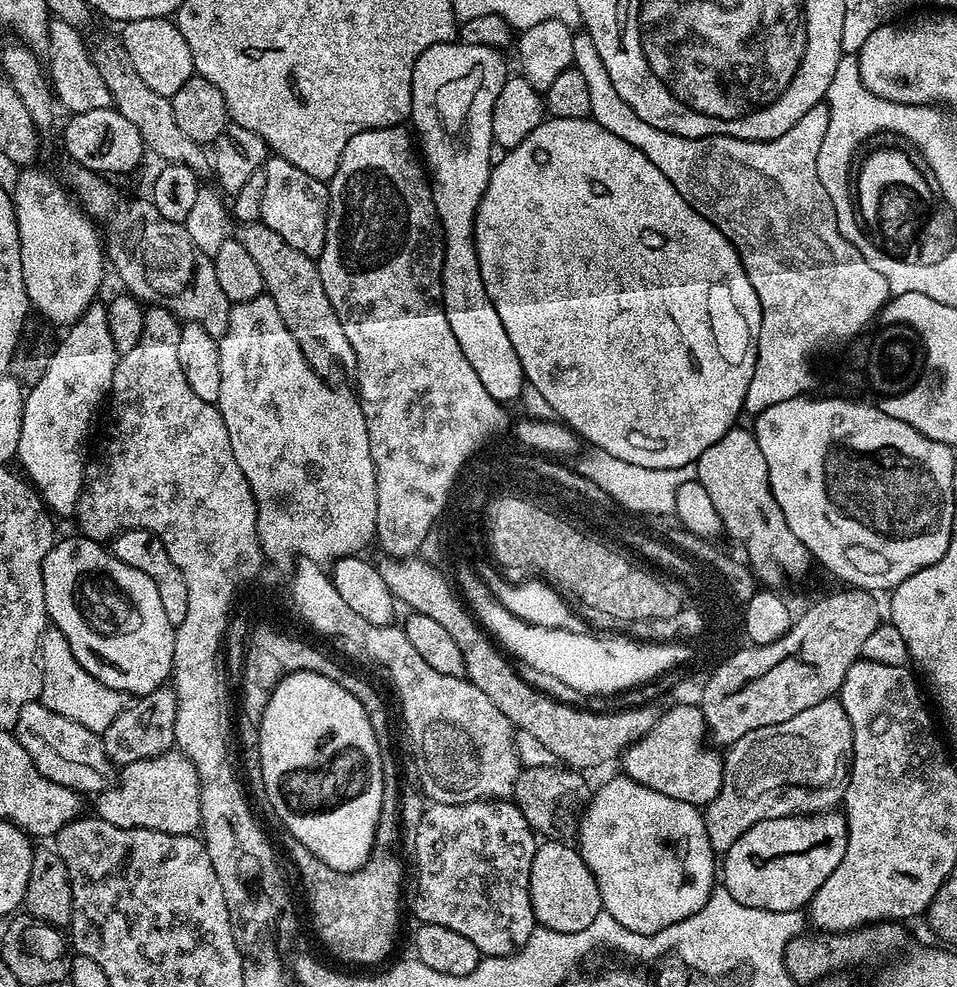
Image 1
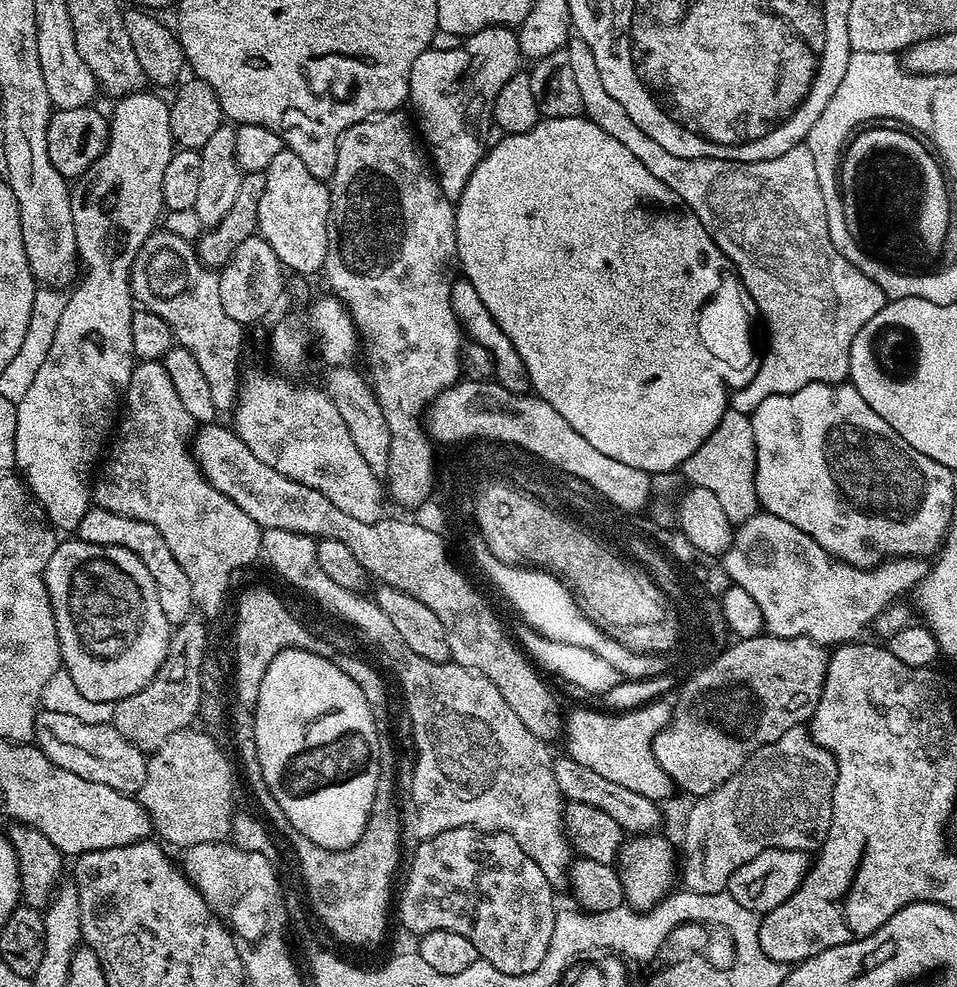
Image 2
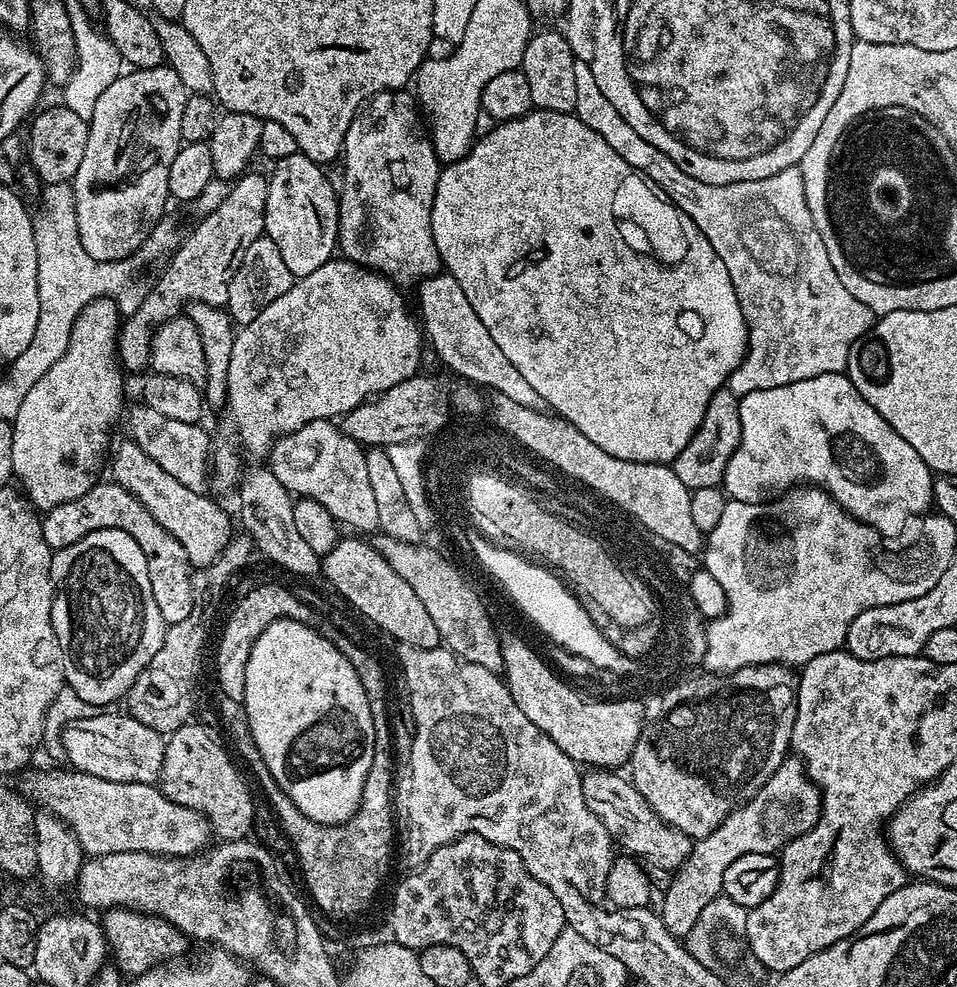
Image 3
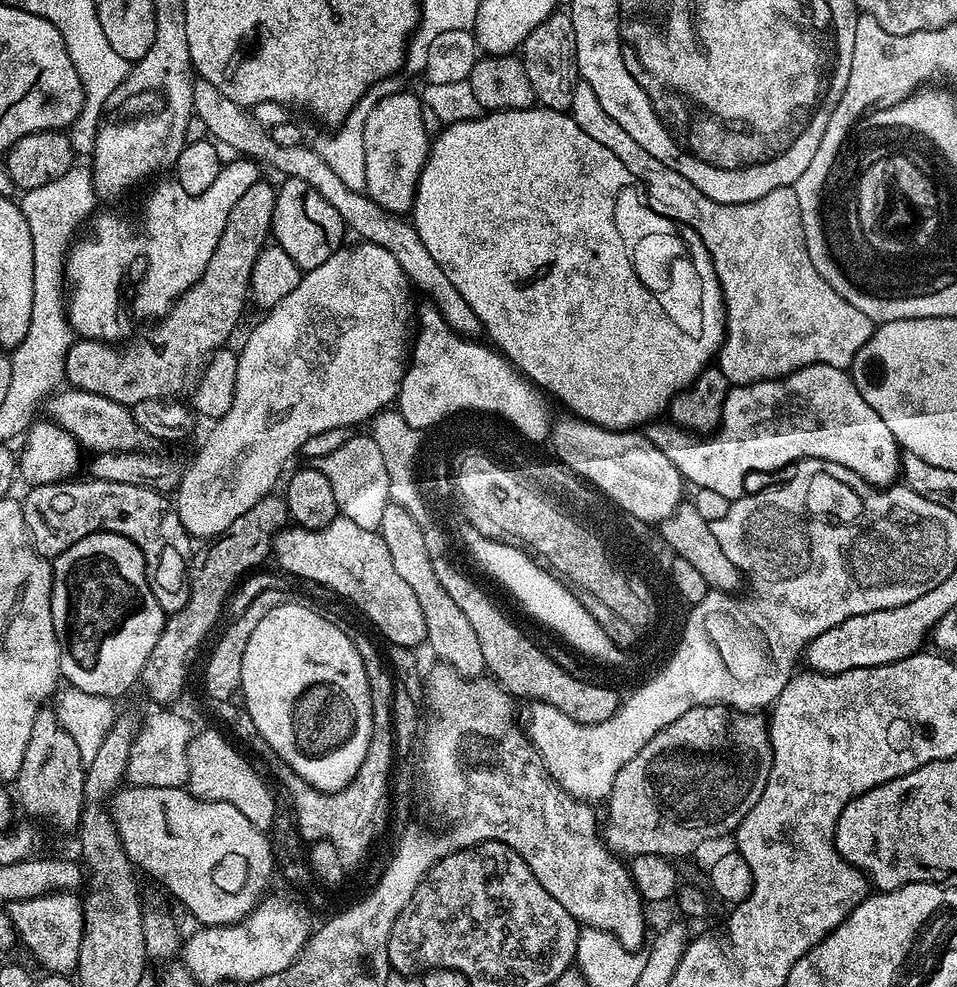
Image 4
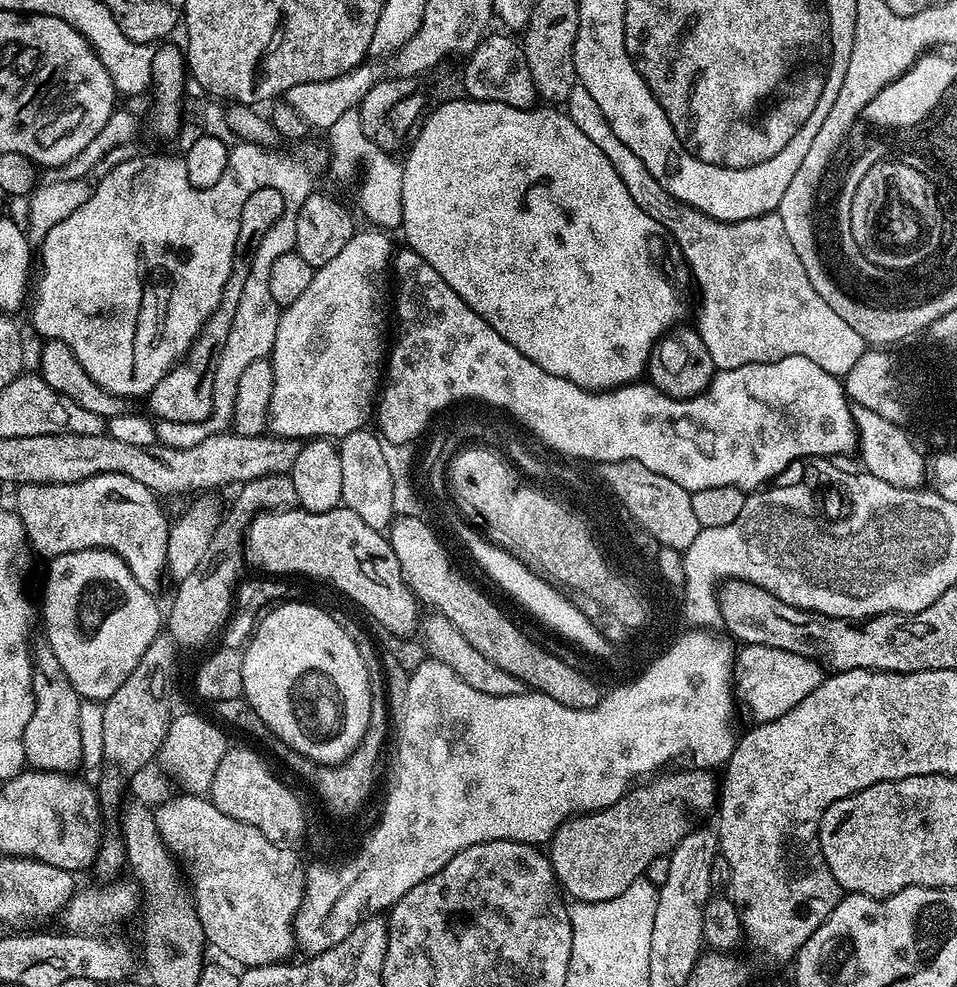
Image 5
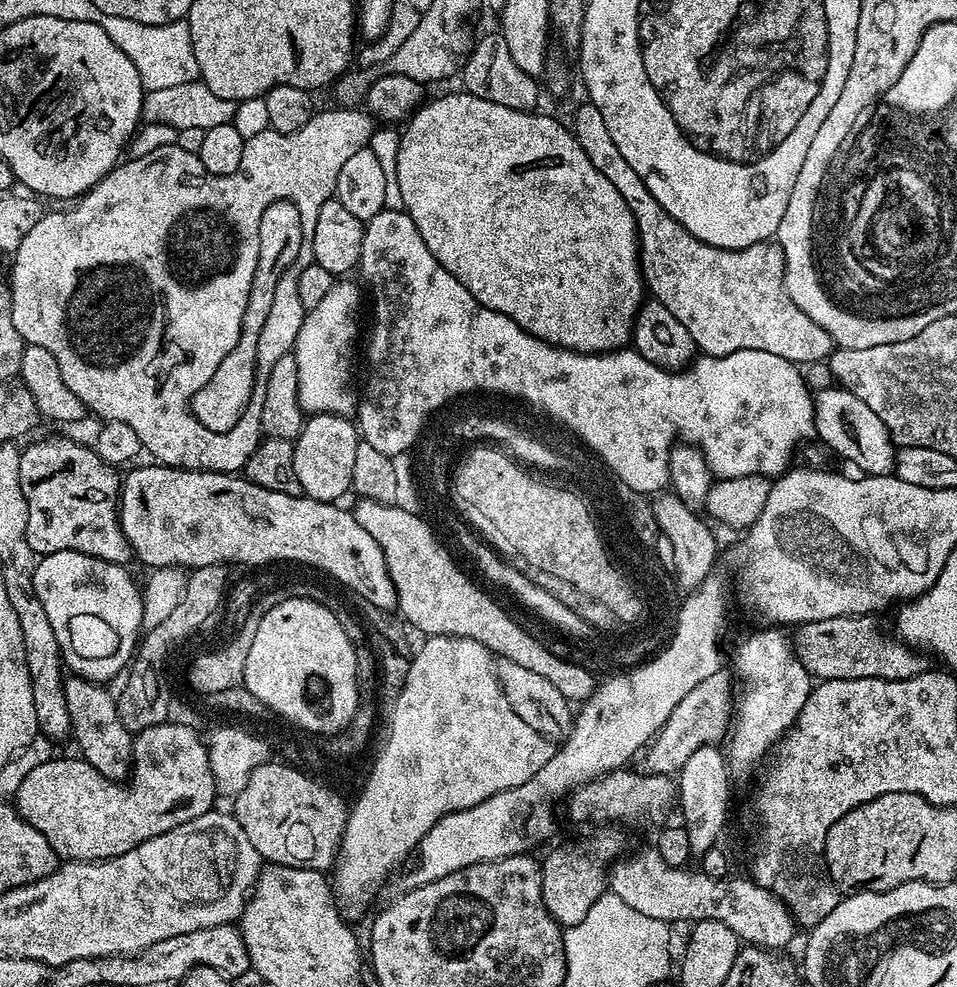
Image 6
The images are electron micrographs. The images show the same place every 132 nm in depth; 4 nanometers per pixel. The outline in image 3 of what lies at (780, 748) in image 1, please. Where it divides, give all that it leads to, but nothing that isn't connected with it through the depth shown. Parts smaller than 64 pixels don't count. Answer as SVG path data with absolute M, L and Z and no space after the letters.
M786 758L750 800L721 822L718 830L693 843L690 858L669 879L673 880L664 892L664 901L658 905L658 911L670 935L691 937L700 923L702 910L723 893L722 874L726 874L734 858L742 858L746 854L770 856L779 853L791 840L806 834L818 823L821 807L821 789L809 778L803 759Z

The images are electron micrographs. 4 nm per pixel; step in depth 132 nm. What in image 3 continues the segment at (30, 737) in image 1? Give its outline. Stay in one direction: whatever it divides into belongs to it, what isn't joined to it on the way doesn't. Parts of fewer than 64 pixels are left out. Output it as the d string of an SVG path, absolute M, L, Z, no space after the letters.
M104 710L100 715L94 718L82 718L78 722L70 722L65 726L64 731L58 737L58 743L64 747L64 752L68 755L68 760L73 769L77 772L85 772L94 778L106 778L106 782L138 782L139 784L156 784L160 778L160 771L162 770L162 762L164 761L164 745L166 743L165 737L161 733L155 732L150 726L142 726L142 722L138 722L132 716L112 712L116 710Z

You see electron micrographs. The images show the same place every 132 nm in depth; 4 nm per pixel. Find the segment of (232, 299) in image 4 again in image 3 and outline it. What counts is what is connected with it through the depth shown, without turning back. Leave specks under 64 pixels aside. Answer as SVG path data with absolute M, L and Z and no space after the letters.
M248 170L237 176L222 206L218 206L214 214L201 216L195 221L196 229L181 239L179 248L167 261L168 269L161 274L156 285L153 283L149 287L142 306L138 306L138 310L134 310L134 314L121 323L118 360L125 373L149 367L153 331L170 318L181 315L187 305L193 302L215 308L227 305L230 278L234 278L234 270L238 270L242 254L246 254L250 242L264 235L267 193L268 176Z

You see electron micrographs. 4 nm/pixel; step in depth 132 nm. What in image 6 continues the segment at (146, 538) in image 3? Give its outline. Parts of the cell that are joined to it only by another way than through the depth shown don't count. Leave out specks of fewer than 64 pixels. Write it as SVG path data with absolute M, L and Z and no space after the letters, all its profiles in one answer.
M48 436L45 440L36 440L27 449L26 447L20 453L20 485L22 486L22 494L26 494L26 510L28 517L26 518L26 542L30 542L30 550L34 550L37 557L49 556L55 552L62 550L70 550L71 552L81 552L87 556L93 556L99 560L105 560L111 564L127 565L133 559L132 547L128 545L128 539L124 536L124 532L120 529L120 514L118 505L120 502L120 485L122 476L113 465L104 464L102 458L96 456L95 451L91 447L88 448L84 444L79 444L76 440L67 440L64 436Z

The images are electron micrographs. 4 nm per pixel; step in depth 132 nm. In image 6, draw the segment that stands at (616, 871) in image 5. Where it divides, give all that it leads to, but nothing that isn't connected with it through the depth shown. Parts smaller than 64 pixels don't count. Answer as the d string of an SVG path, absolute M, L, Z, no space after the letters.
M600 826L597 828L600 829L592 836L592 852L588 848L556 848L548 857L543 857L542 902L546 902L546 910L560 923L561 929L567 930L578 926L578 922L582 922L582 918L586 918L590 906L594 906L594 902L598 902L598 898L605 895L606 869L609 867L610 862L615 861L625 851L625 849L623 850L624 836L616 829L619 827Z

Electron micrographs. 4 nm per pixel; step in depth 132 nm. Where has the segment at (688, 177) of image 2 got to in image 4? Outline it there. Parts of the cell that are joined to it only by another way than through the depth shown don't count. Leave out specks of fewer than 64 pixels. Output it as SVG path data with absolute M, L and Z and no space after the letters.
M577 79L574 86L574 102L570 115L594 142L602 142L630 174L639 180L646 199L655 212L676 221L677 224L692 228L702 238L706 250L712 259L714 270L718 274L720 289L724 295L724 330L725 338L718 353L718 366L722 374L726 374L729 385L753 384L759 380L779 380L811 364L825 364L835 368L847 369L852 359L862 346L871 338L874 322L862 314L842 294L830 286L828 277L818 267L817 261L810 258L806 250L806 238L802 230L802 214L798 210L798 194L795 187L775 188L770 194L758 198L754 202L741 204L723 204L714 202L698 190L682 174L670 170L670 166L662 166L658 158L646 154L606 110L602 110L602 102L598 102L594 90L585 80Z

